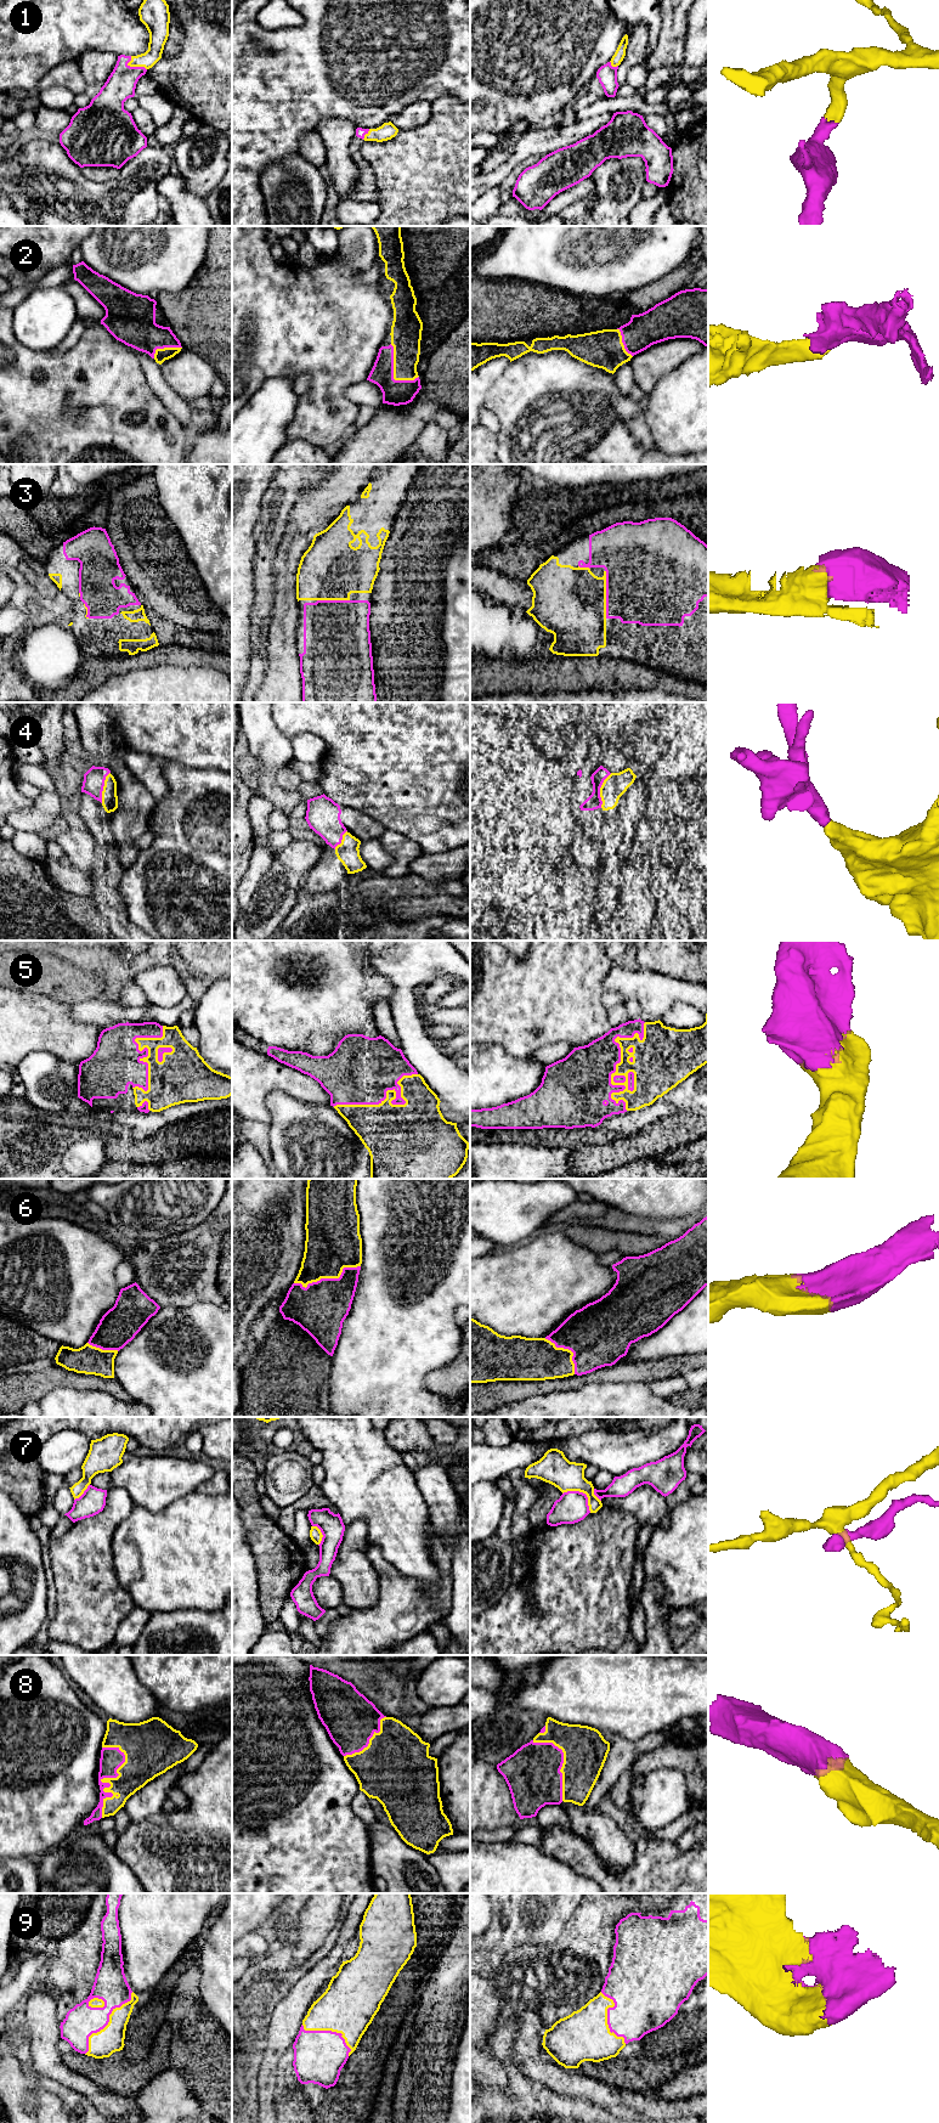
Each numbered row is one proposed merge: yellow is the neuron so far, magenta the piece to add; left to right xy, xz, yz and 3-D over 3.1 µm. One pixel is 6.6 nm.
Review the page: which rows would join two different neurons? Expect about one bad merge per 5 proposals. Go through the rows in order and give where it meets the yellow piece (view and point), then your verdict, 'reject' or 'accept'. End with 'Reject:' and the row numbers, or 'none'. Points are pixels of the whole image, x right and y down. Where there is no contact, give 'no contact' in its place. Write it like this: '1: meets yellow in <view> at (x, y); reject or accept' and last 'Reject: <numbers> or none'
1: meets yellow in xy at (134, 66); accept
2: meets yellow in xz at (394, 373); accept
3: meets yellow in yz at (605, 594); accept
4: meets yellow in yz at (600, 790); accept
5: meets yellow in yz at (617, 1063); accept
6: meets yellow in xz at (328, 1277); accept
7: meets yellow in yz at (583, 1492); reject
8: meets yellow in xy at (105, 1782); accept
9: meets yellow in xy at (108, 2022); accept
Reject: 7

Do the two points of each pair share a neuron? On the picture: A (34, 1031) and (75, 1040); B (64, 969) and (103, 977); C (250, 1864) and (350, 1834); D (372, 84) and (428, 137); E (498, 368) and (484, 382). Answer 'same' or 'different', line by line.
A: same
B: same
C: same
D: different
E: same

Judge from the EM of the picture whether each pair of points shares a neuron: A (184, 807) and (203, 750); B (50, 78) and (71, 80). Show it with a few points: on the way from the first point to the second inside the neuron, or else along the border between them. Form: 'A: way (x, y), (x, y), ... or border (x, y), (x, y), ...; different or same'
A: border (169, 761), (201, 771); different
B: way (55, 78), (66, 78); same

